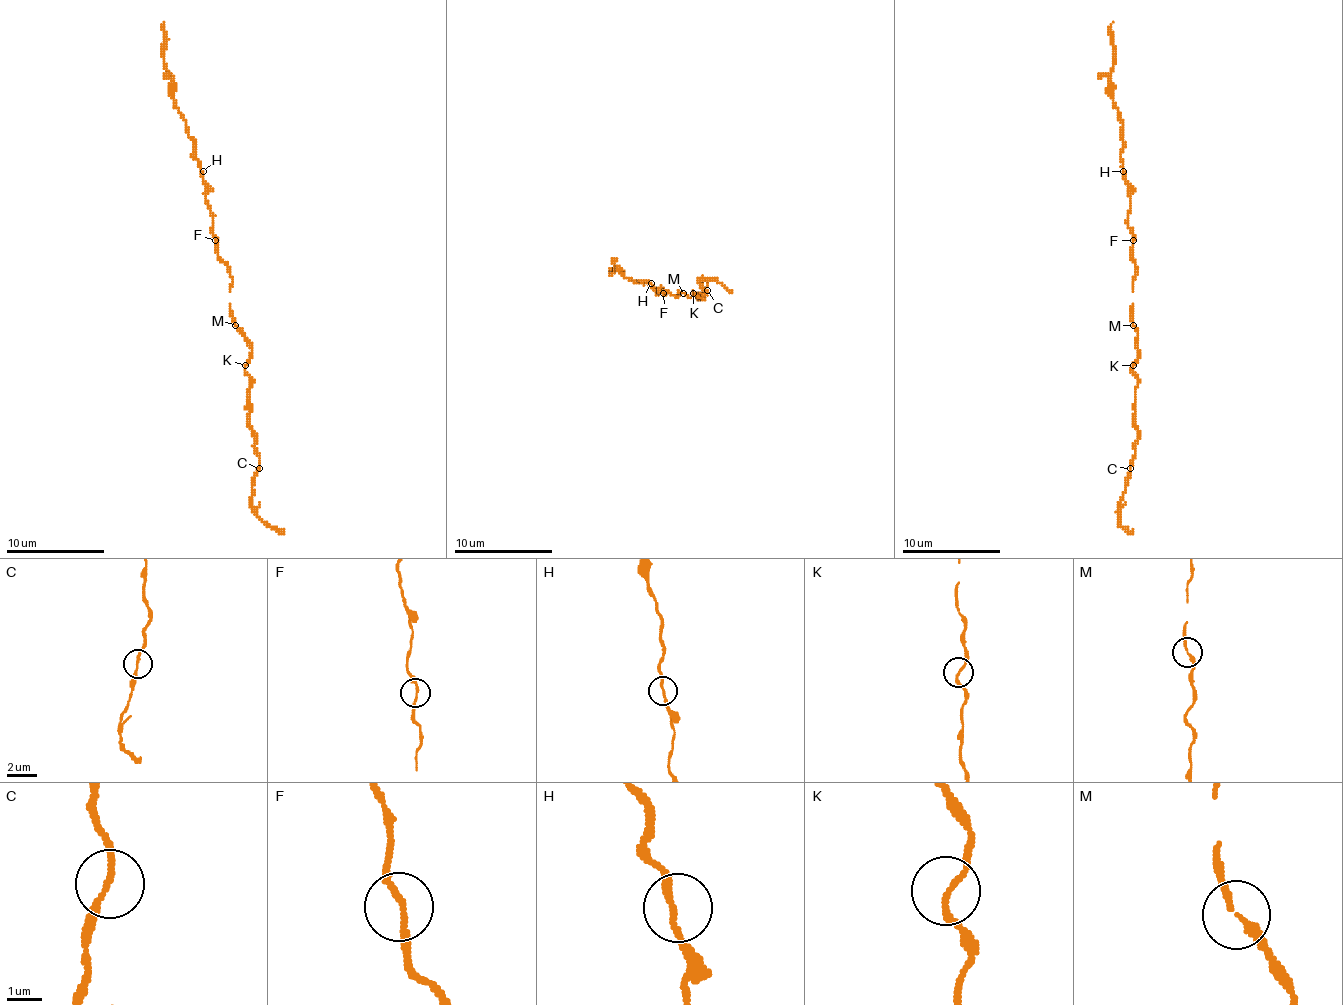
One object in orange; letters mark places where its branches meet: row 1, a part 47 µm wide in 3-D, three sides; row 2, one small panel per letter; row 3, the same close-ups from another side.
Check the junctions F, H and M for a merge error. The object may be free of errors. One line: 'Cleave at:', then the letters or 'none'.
Cleave at: none

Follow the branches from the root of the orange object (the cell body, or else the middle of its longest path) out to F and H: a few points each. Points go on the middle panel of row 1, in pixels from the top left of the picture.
F: (678, 293), (663, 293)
H: (678, 293), (671, 295), (661, 288), (653, 290), (651, 283)

